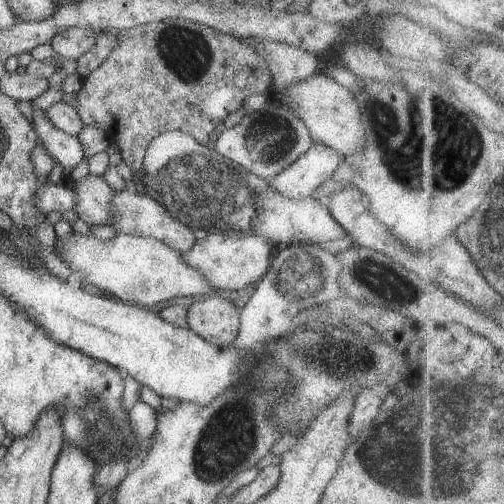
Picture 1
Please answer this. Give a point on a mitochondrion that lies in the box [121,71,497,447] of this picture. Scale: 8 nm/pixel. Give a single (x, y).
(447, 146)

